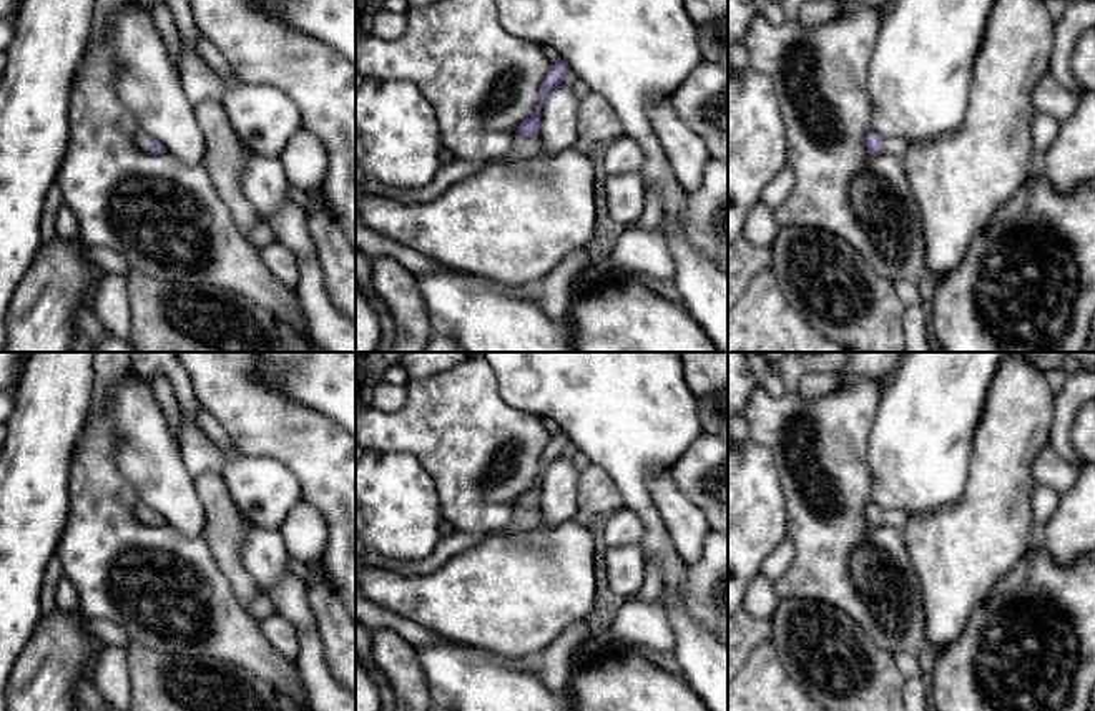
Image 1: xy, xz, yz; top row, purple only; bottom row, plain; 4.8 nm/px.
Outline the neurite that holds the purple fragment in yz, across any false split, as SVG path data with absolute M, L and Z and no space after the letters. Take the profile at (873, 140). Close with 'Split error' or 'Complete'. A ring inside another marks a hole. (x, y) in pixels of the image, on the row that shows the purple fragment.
M871 130L864 138L864 145L867 151L872 154L887 153L887 154L902 156L911 143L899 136L881 136L874 130Z. Split error

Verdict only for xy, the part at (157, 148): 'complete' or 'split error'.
split error

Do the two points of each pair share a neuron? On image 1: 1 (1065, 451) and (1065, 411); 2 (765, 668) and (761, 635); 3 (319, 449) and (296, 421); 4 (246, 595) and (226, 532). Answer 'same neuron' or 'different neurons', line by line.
1: same neuron
2: different neurons
3: same neuron
4: same neuron

